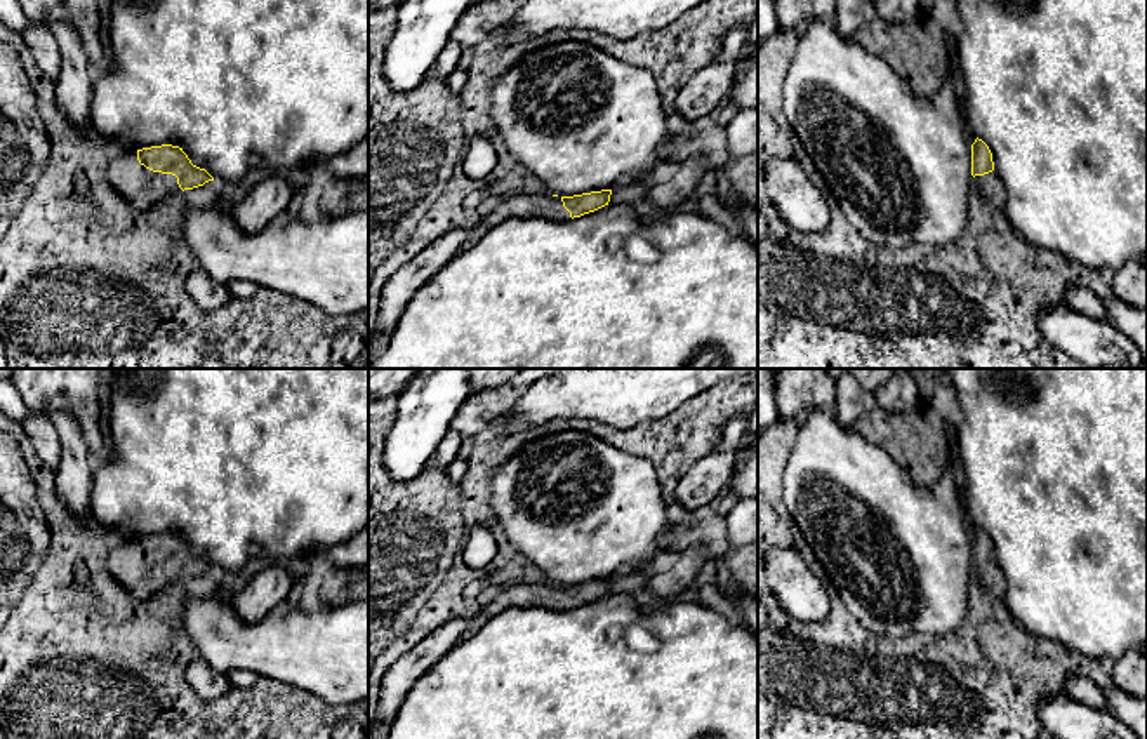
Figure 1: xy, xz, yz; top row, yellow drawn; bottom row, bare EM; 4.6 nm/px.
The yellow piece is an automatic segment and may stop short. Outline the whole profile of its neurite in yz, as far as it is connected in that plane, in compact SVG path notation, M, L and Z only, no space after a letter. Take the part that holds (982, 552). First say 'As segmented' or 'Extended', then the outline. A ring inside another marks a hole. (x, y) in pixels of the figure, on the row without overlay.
Extended. M978 527L971 534L971 565L980 583L1003 602L1006 593L1004 574L994 558L989 536Z

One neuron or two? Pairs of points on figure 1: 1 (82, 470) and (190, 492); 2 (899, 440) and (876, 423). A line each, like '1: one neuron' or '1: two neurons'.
1: two neurons
2: one neuron

